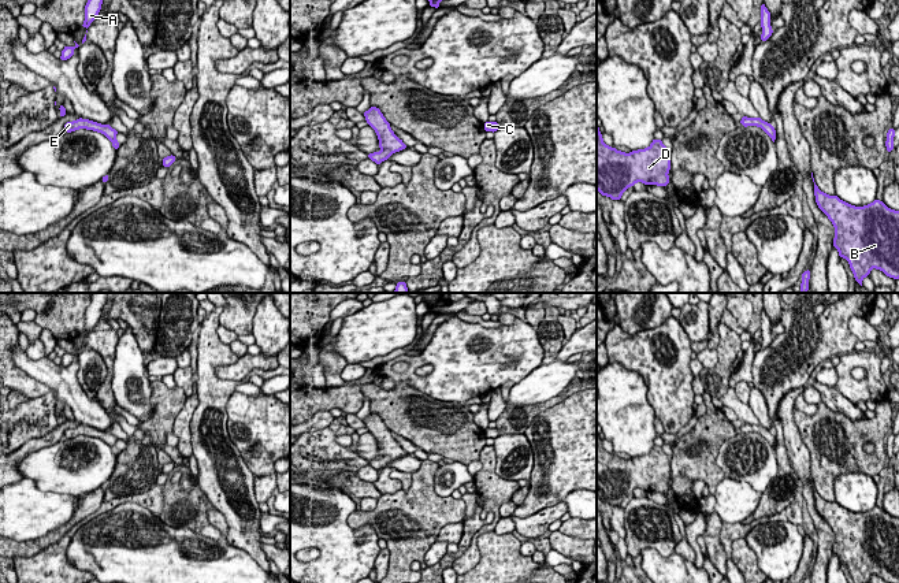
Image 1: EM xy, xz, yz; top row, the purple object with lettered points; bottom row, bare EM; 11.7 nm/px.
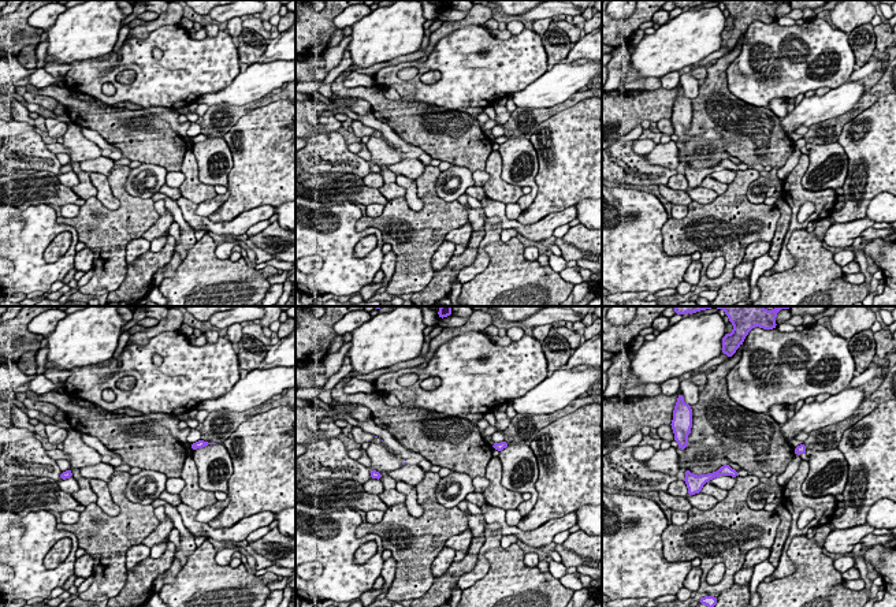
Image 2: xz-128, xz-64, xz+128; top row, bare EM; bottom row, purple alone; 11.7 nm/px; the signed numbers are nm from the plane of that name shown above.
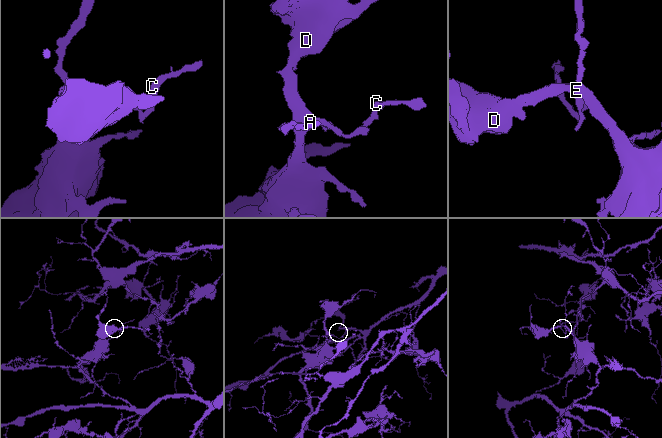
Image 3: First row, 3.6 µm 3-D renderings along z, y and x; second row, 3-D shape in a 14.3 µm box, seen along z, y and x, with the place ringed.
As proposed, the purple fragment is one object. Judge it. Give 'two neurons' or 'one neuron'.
one neuron

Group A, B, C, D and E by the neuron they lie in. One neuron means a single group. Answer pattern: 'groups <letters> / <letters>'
groups A B C D E

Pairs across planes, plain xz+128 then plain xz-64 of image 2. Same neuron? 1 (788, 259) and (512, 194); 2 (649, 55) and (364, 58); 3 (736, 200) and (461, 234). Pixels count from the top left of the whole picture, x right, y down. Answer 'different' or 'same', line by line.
1: same
2: same
3: different

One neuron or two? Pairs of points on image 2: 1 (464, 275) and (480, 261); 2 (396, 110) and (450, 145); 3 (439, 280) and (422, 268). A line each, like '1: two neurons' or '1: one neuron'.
1: one neuron
2: one neuron
3: two neurons

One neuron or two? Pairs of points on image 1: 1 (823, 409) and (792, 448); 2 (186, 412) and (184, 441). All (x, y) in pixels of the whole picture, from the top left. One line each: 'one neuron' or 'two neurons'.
1: two neurons
2: one neuron

